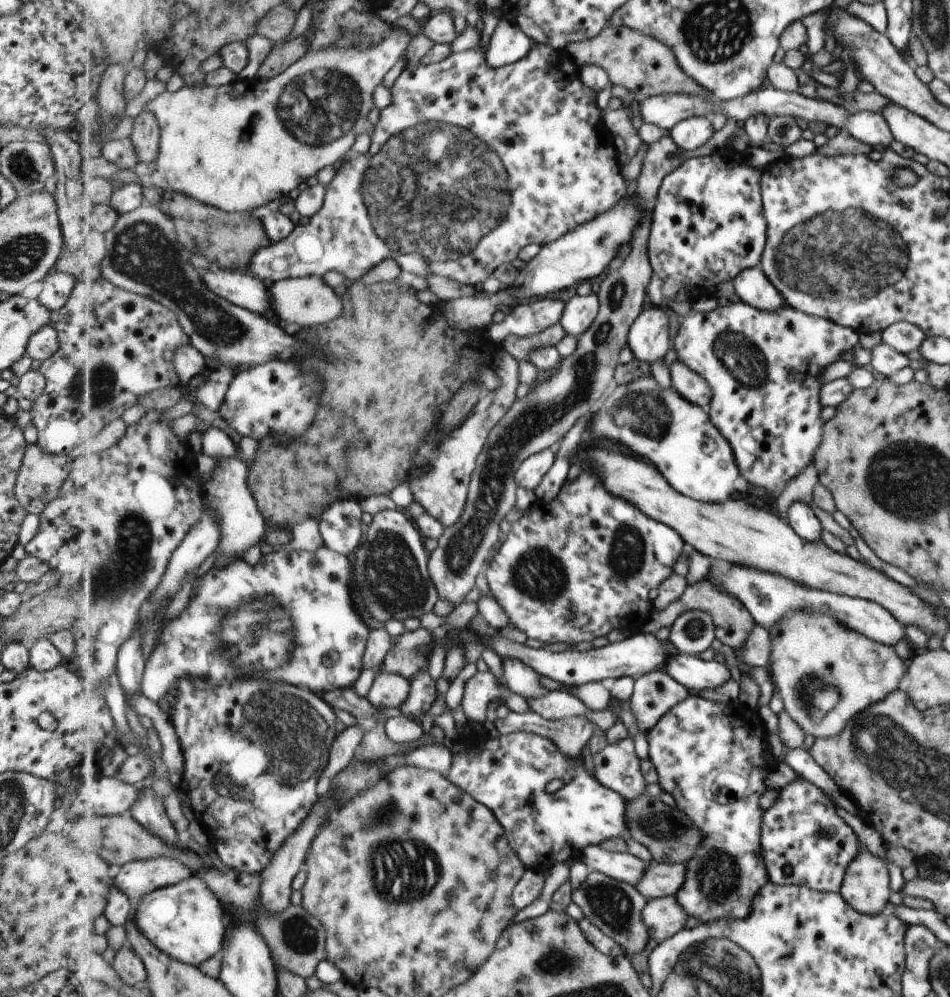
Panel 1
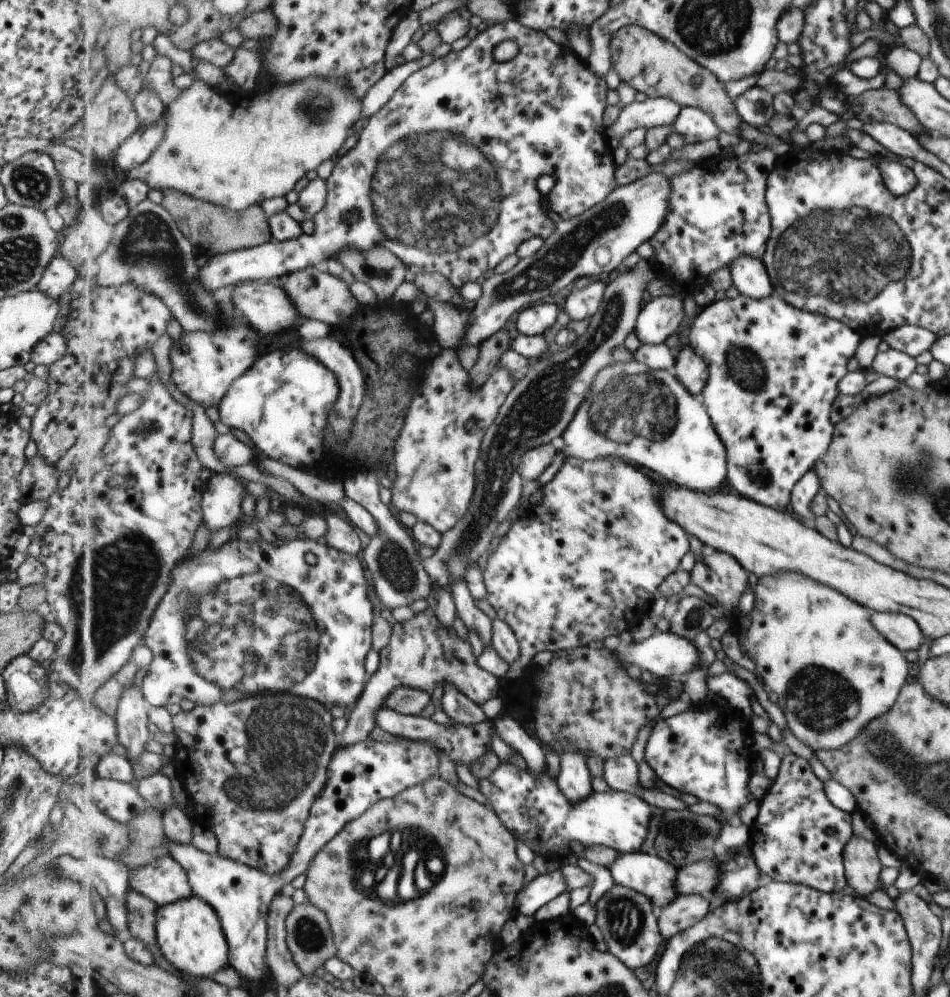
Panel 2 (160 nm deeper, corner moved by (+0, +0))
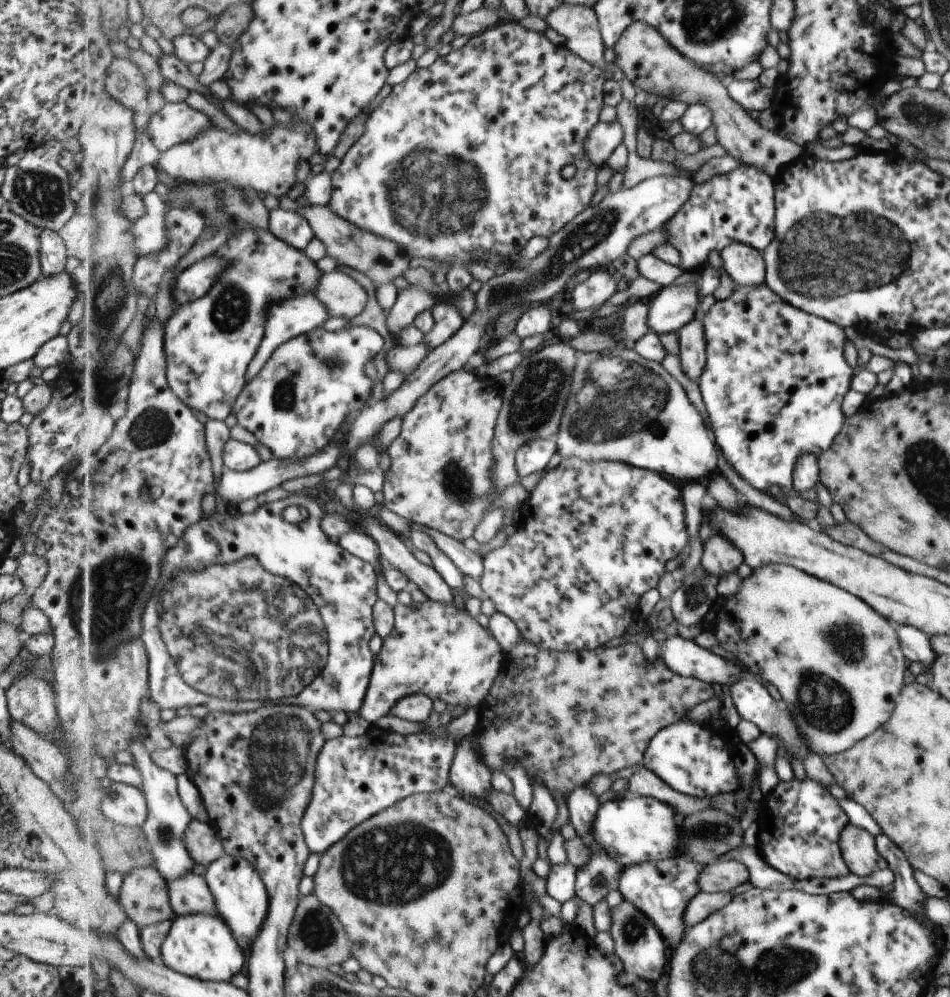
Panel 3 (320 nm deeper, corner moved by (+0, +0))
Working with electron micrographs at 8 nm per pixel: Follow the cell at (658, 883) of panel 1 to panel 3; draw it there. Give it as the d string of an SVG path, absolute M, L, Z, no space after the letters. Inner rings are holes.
M717 860L704 868L698 881L701 890L708 893L735 890L748 881L747 866L738 860Z

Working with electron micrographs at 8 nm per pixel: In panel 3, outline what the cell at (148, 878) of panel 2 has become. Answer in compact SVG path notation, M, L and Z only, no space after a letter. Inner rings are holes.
M191 873L176 881L168 881L168 889L175 914L183 916L205 913L221 917L217 899L205 876Z

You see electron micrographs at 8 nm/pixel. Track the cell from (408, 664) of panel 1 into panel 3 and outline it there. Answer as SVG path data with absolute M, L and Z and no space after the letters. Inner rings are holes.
M428 599L420 604L417 610L399 603L394 611L396 612L395 626L393 632L384 638L381 652L375 656L374 672L360 715L371 723L377 722L379 718L391 714L394 706L402 698L417 693L442 700L449 708L451 706L463 706L466 709L481 708L499 673L502 672L502 664L505 662L506 652L491 629L483 628L466 609L459 609L453 603Z

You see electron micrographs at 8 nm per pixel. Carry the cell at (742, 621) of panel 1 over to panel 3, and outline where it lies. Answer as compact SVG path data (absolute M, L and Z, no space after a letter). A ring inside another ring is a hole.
M716 532L704 544L701 566L706 573L721 578L726 577L726 574L733 573L745 560L743 551L735 546L731 539Z

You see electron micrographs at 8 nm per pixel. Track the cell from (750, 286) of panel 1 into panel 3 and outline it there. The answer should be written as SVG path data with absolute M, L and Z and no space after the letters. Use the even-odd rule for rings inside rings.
M735 241L720 253L724 260L724 268L732 280L739 285L752 287L763 283L765 263L761 252Z

